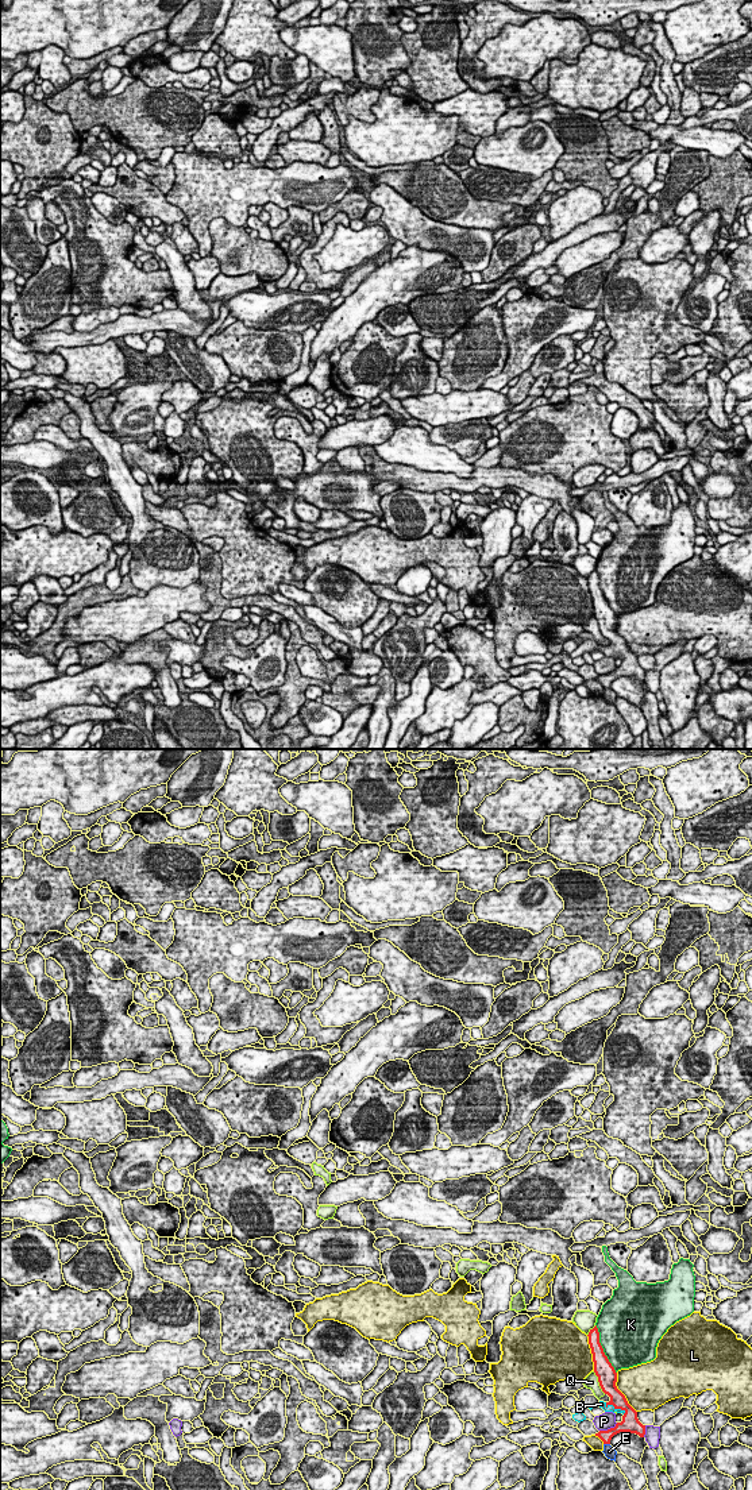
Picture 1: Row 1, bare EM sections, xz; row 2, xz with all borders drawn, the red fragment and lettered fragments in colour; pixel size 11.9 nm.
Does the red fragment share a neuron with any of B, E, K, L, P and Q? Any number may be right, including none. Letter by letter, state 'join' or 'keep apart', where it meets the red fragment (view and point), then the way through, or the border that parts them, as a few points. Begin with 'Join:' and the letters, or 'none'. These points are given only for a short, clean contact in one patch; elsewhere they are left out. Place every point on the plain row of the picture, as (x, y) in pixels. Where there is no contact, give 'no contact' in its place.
Join: B
B: join | xz (616, 652)
E: keep apart | xz (606, 687)
K: keep apart | xz (602, 593)
L: keep apart | xz (621, 637)
P: keep apart | xz (608, 674)
Q: keep apart | xz (598, 625)

